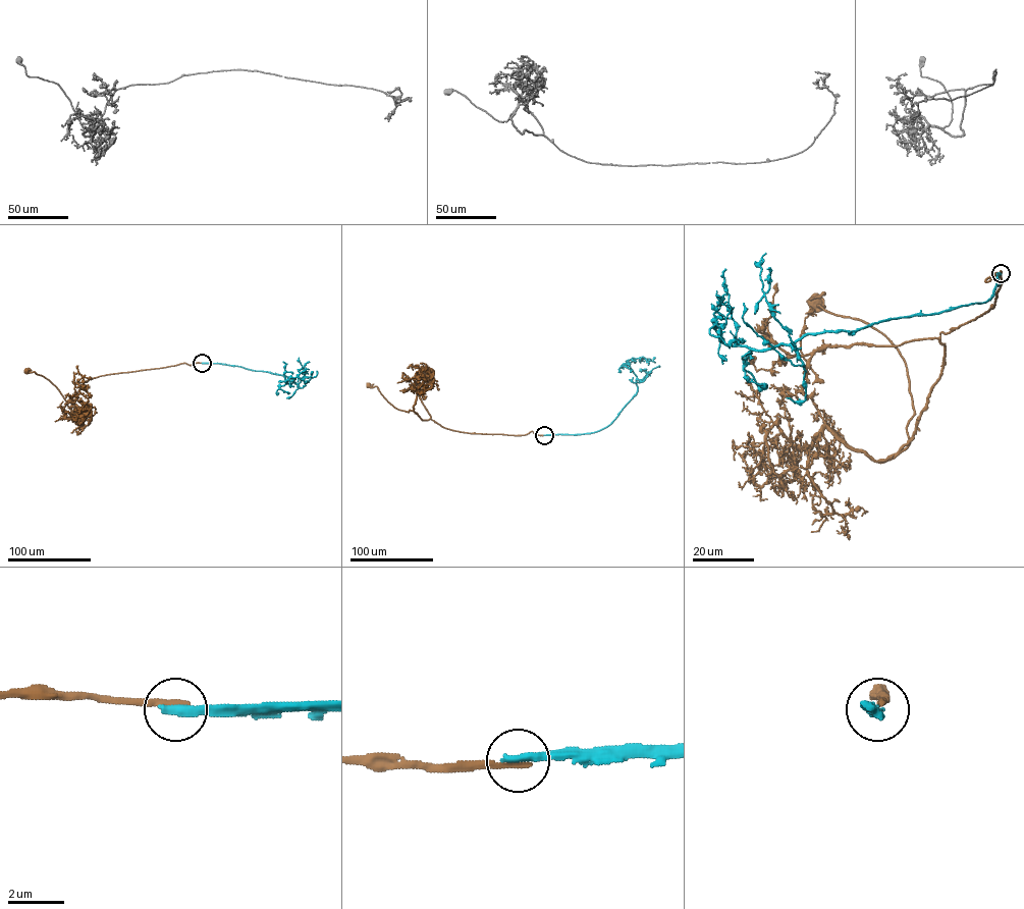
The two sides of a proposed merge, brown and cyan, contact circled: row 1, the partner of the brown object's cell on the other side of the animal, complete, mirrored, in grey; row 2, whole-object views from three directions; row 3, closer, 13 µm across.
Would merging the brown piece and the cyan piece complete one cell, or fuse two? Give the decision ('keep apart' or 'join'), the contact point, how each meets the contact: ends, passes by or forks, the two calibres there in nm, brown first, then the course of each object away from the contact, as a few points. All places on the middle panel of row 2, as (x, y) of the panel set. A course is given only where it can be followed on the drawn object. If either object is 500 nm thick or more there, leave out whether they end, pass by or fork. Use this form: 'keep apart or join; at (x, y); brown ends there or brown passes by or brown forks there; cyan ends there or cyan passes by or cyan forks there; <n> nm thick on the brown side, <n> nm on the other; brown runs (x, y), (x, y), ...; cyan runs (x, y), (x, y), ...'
keep apart; at (544, 435); brown ends there; cyan ends there; 240 nm thick on the brown side, 360 nm on the other; brown runs (544, 435), (451, 430), (394, 408), (376, 386), (368, 385); cyan runs (544, 435), (588, 433), (606, 427), (637, 392), (637, 376), (628, 360), (642, 357), (653, 361), (654, 357)

